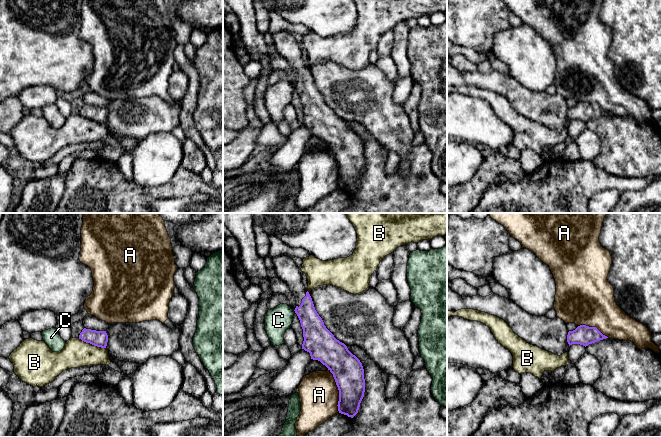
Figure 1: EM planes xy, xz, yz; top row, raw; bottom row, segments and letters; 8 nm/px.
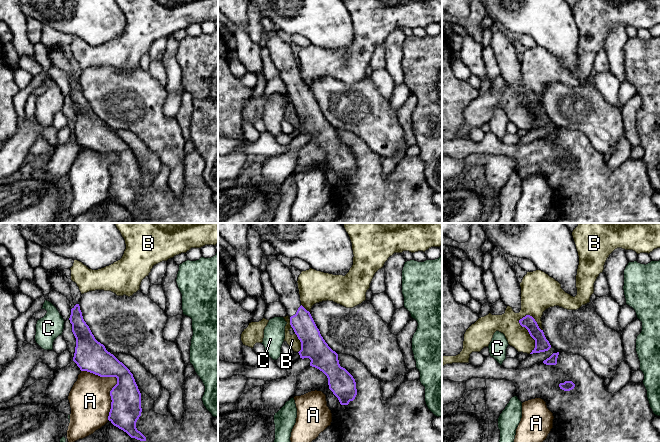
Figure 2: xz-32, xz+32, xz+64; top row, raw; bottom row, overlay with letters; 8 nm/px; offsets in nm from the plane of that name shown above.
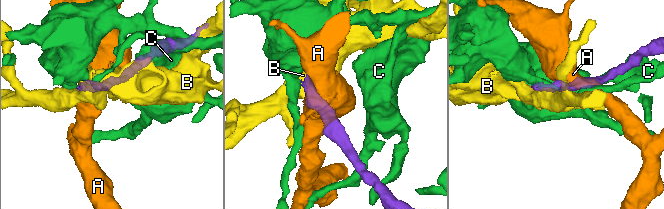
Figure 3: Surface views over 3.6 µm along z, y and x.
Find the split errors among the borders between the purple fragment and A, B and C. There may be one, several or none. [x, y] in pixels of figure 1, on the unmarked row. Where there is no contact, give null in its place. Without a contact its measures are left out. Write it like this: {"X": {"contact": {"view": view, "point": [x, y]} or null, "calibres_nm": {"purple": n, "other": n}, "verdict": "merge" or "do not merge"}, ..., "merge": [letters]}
{"A": {"contact": {"view": "xz", "point": [338, 165]}, "calibres_nm": {"purple": 240, "other": 320}, "verdict": "do not merge"}, "B": {"contact": {"view": "xy", "point": [92, 120]}, "calibres_nm": {"purple": 130, "other": 220}, "verdict": "do not merge"}, "C": {"contact": {"view": "xz", "point": [294, 86]}, "calibres_nm": {"purple": 200, "other": 200}, "verdict": "do not merge"}, "merge": []}

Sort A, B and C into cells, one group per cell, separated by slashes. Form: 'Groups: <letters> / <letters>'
Groups: A / B / C

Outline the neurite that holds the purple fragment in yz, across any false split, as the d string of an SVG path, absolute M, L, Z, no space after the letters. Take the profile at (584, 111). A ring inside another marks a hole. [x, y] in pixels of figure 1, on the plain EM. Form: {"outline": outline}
{"outline": "M580 101L575 106L569 107L567 111L567 118L570 121L580 120L588 122L589 120L608 114L603 111L596 103L589 103Z"}

